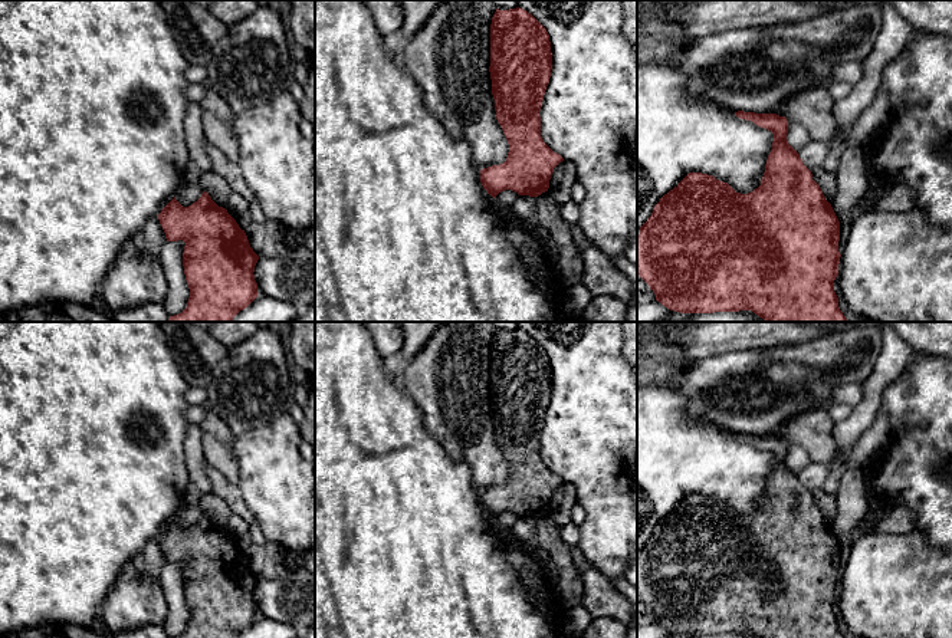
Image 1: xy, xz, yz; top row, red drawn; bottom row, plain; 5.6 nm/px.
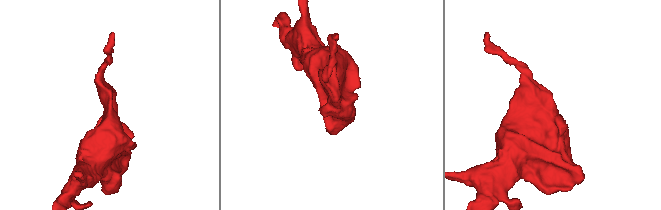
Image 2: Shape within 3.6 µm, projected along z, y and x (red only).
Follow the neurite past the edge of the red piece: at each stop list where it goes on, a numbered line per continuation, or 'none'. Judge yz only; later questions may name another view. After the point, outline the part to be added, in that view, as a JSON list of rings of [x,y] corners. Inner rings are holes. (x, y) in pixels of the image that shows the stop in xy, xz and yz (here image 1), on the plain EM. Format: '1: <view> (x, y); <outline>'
none

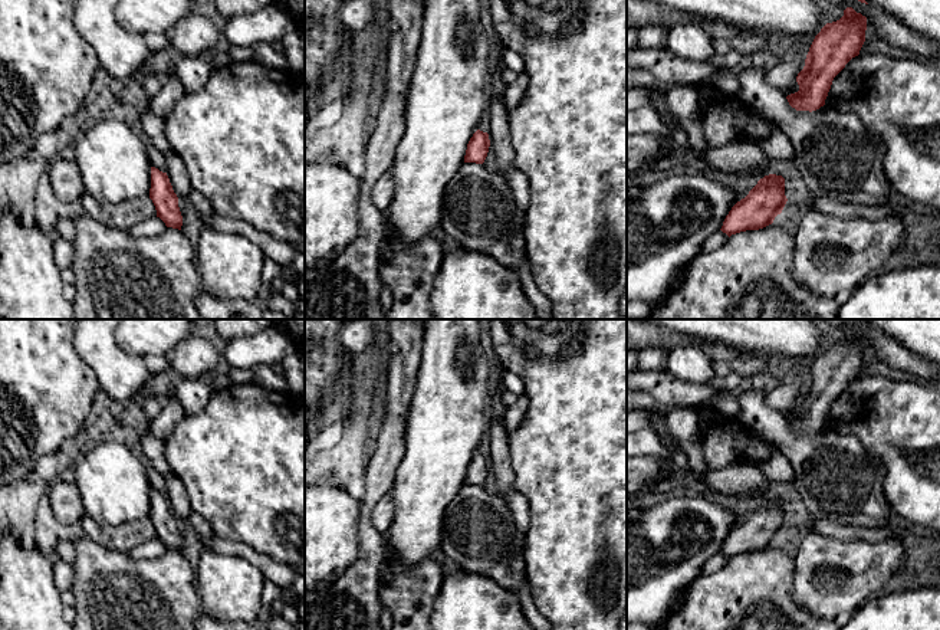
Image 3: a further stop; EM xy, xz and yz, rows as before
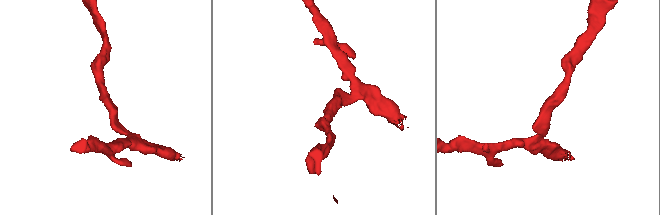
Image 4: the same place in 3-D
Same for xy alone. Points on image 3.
none

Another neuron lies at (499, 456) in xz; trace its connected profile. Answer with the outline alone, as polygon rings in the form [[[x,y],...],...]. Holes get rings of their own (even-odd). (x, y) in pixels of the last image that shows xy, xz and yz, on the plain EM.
[[[489,419],[487,432],[490,434],[490,467],[496,476],[499,495],[507,499],[509,490],[515,488],[515,476],[510,465],[509,433],[503,419]]]

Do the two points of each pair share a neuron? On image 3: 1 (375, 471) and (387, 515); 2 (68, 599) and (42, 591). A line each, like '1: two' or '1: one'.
1: two
2: two

